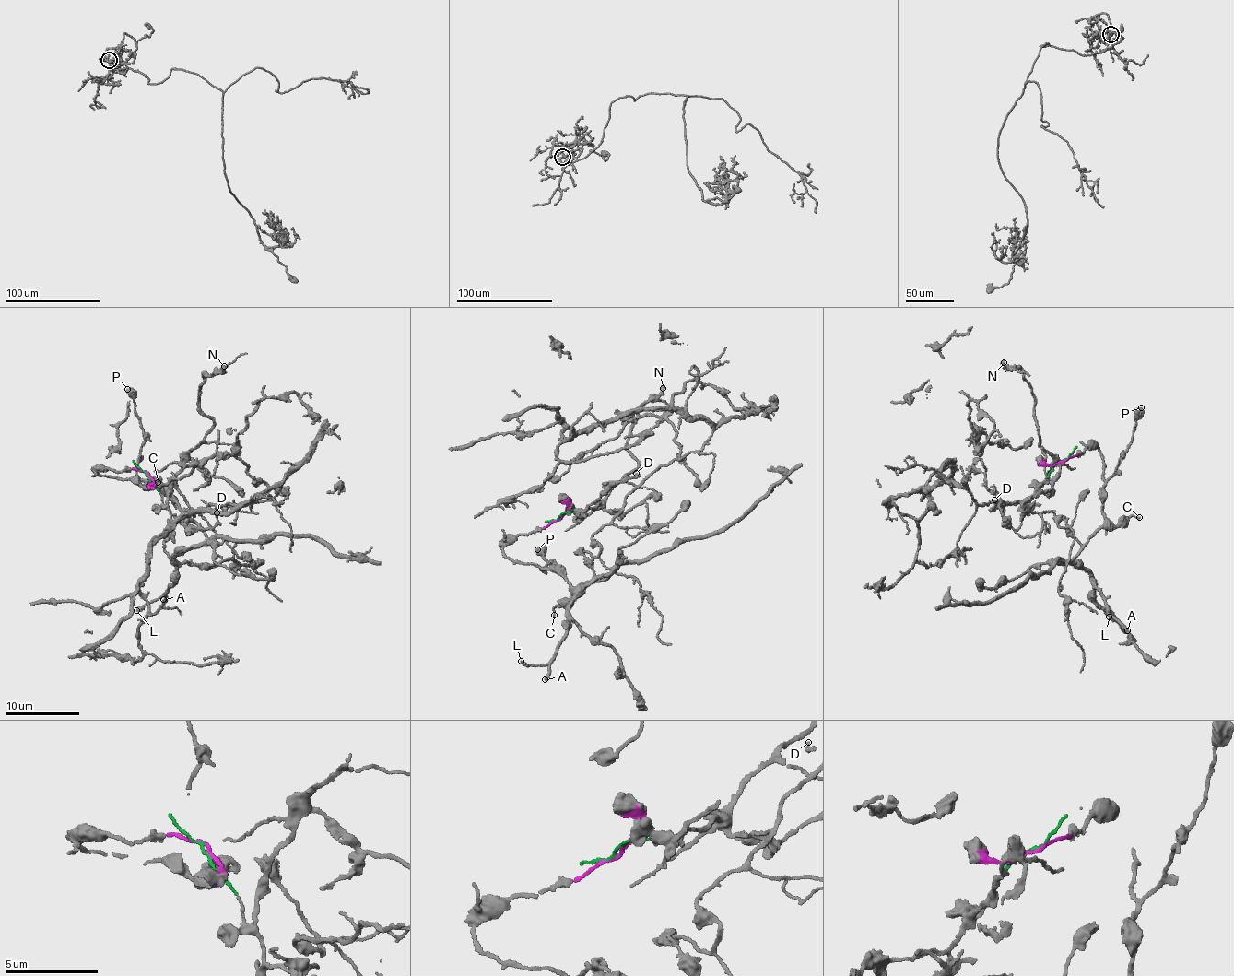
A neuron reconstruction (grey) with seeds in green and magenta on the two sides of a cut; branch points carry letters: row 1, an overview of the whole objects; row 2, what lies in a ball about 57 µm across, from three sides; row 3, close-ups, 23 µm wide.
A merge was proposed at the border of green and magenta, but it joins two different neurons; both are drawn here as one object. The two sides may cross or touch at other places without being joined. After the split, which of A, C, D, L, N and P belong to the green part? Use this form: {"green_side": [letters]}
{"green_side": ["D", "N"]}

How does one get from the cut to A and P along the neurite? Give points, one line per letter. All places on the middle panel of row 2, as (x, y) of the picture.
A: (560, 516), (502, 546), (514, 561), (554, 570), (575, 586), (607, 576), (595, 577), (570, 606), (544, 680)
P: (560, 516), (502, 546), (514, 561), (543, 570), (550, 561), (536, 550)

